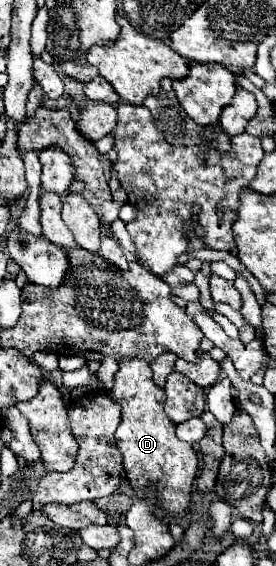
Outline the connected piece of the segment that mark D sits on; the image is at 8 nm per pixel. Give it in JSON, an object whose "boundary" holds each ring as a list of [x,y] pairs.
{"boundary":[[[126,359],[114,377],[112,397],[122,405],[122,421],[116,429],[116,445],[124,457],[124,471],[132,489],[150,487],[156,493],[156,505],[168,515],[182,517],[190,509],[192,483],[198,471],[198,455],[192,445],[182,443],[172,423],[164,413],[164,389],[152,383],[148,363],[140,359]]]}

